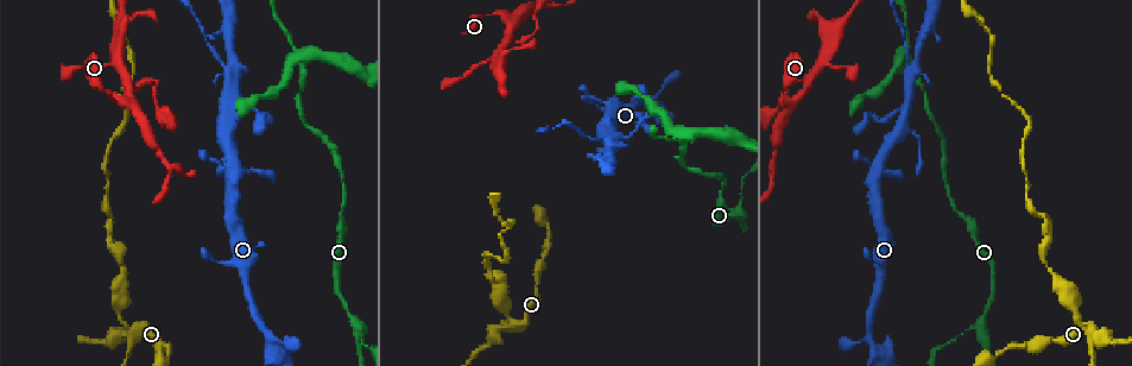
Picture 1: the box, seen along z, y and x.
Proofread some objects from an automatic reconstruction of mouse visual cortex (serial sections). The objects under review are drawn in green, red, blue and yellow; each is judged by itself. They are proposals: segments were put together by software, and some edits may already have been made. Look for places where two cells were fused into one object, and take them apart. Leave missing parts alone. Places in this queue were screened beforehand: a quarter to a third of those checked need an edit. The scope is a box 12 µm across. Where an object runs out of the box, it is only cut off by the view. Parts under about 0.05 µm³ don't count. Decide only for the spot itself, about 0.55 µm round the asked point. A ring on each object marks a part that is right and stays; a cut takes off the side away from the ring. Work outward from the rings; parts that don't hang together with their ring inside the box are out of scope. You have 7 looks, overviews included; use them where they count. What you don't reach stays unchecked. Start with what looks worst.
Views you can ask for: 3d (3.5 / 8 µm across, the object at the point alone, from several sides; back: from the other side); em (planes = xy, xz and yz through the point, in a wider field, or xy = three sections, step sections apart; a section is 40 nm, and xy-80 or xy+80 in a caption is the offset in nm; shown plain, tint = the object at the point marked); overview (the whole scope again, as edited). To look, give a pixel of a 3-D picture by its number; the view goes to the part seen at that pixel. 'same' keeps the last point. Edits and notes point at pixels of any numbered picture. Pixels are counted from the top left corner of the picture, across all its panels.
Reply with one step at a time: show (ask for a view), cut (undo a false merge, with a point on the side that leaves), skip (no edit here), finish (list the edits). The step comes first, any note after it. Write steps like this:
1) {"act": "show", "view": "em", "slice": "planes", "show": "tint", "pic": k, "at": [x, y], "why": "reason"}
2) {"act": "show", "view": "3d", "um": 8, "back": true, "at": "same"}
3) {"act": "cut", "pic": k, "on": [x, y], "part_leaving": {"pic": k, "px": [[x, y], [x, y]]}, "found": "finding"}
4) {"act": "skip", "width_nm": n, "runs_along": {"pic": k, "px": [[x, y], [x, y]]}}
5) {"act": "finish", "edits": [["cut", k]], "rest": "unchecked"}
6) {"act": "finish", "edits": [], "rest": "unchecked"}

{"act": "show", "view": "3d", "um": 8, "pic": 1, "at": [228, 77]}

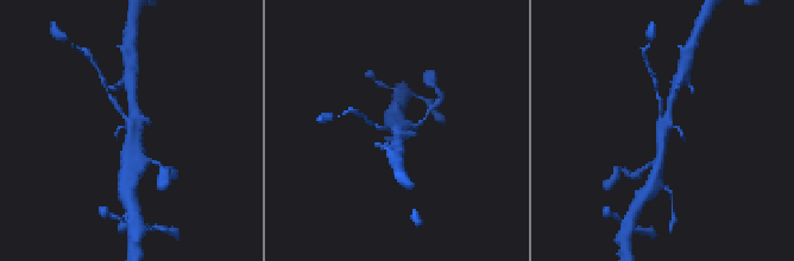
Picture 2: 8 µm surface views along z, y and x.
{"act": "show", "view": "em", "slice": "planes", "show": "tint", "pic": 2, "at": [131, 129]}

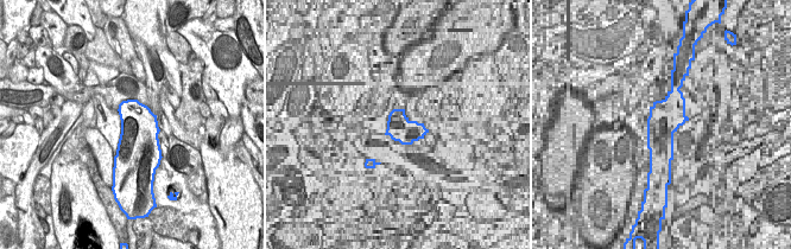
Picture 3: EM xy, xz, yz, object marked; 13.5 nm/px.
{"act": "skip", "runs_along": {"pic": 2, "px": [[659, 164], [672, 96]]}, "found": "one cell here"}

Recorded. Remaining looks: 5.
{"act": "show", "view": "em", "slice": "xy", "step": 3, "show": "tint", "pic": 1, "at": [682, 136], "why": "sharp bend"}

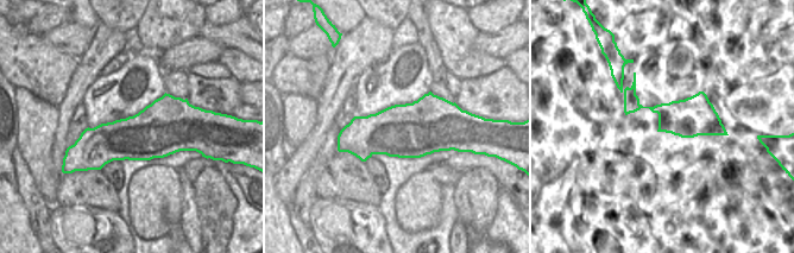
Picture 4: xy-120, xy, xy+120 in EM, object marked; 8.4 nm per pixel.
{"act": "show", "view": "3d", "um": 3.5, "back": true, "at": "same", "why": "see where the arms go"}

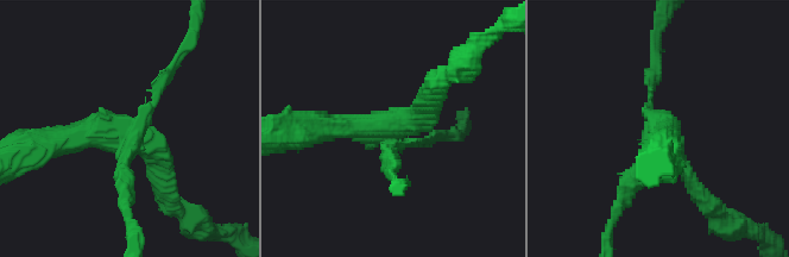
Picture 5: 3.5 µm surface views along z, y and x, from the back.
{"act": "cut", "pic": 5, "on": [681, 157], "width_nm": 460, "part_leaving": {"pic": 5, "px": [[393, 139], [379, 127], [291, 133]]}, "found": "a second cell is stuck on"}

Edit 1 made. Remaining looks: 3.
{"act": "show", "view": "3d", "um": 3.5, "back": true, "pic": 1, "at": [123, 333], "why": "sudden change in width"}

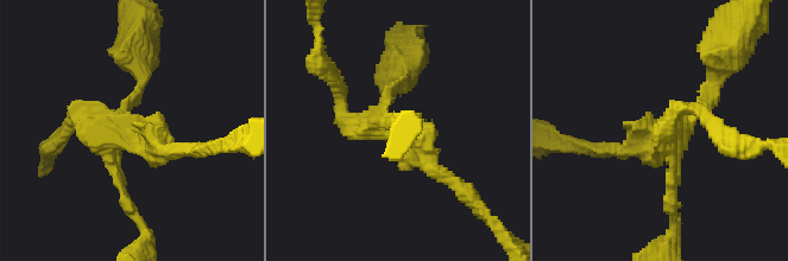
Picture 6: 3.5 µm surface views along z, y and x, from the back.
{"act": "show", "view": "em", "slice": "xy", "step": 5, "show": "tint", "pic": 6, "at": [130, 134], "arms": 4, "arm_widths_nm": [100, 150, 200, 200], "why": "now the EM"}

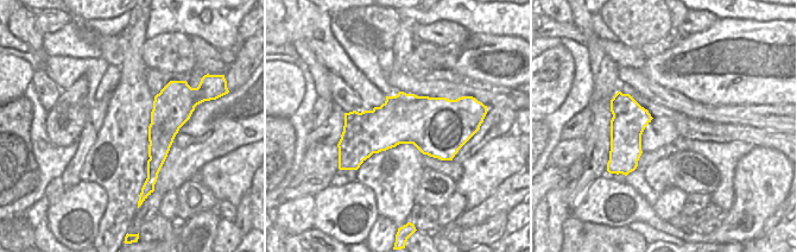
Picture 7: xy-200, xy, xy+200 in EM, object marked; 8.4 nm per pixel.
{"act": "show", "view": "em", "slice": "planes", "show": "tint", "at": "same", "why": "another direction"}

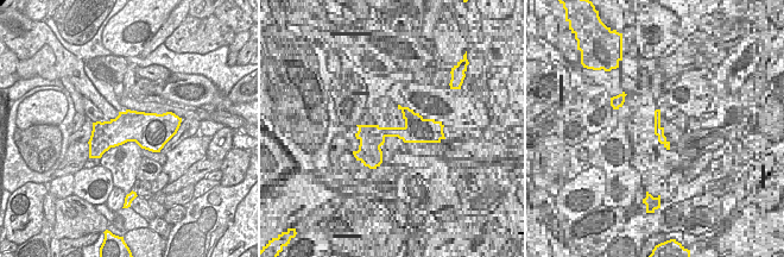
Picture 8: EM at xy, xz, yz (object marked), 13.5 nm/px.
{"act": "cut", "pic": 6, "on": [403, 76], "part_leaving": {"pic": 6, "px": [[380, 108], [409, 83], [405, 59]]}, "found": "a second cell is stuck on"}

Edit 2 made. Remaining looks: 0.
{"act": "finish", "edits": [["cut", 5], ["cut", 6]], "rest": "unchecked"}

